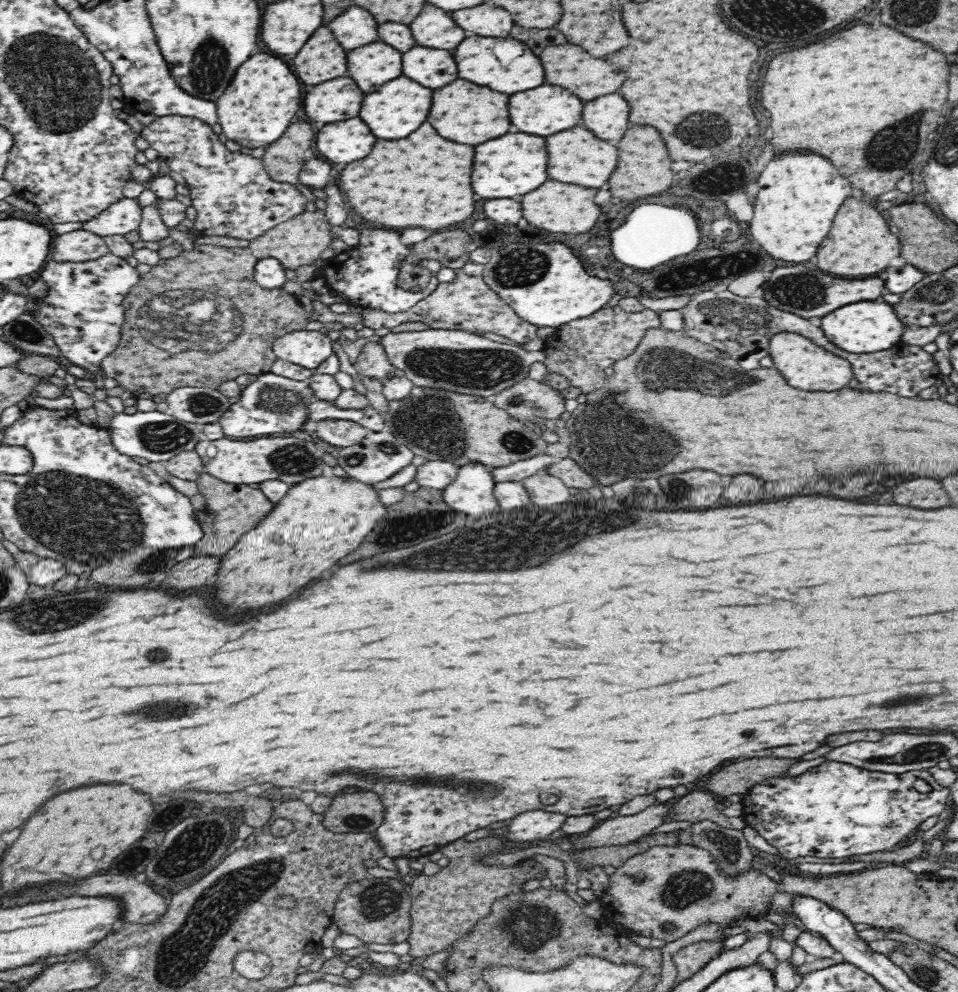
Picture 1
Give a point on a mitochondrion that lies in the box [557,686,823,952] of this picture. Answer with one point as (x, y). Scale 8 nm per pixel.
(685, 887)

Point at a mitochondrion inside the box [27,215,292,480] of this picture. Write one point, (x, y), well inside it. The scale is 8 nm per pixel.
(184, 321)

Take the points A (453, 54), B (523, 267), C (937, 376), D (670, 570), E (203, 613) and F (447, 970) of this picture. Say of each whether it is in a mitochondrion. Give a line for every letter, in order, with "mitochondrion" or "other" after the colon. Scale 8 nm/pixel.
A: other
B: mitochondrion
C: other
D: other
E: other
F: other

